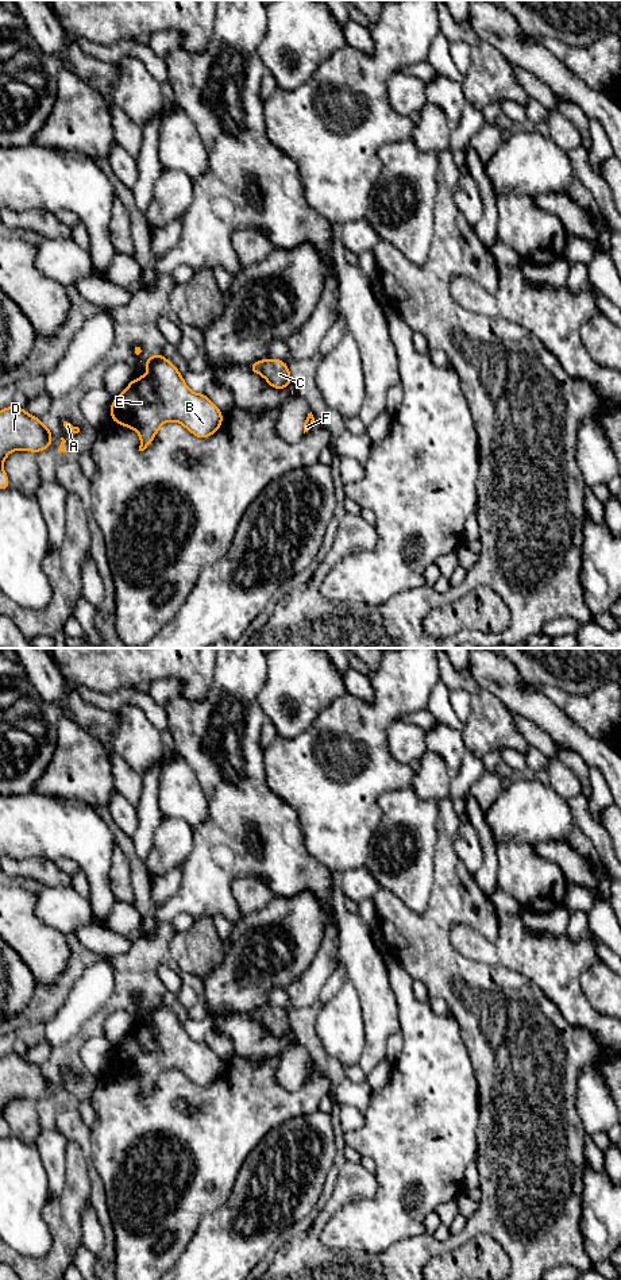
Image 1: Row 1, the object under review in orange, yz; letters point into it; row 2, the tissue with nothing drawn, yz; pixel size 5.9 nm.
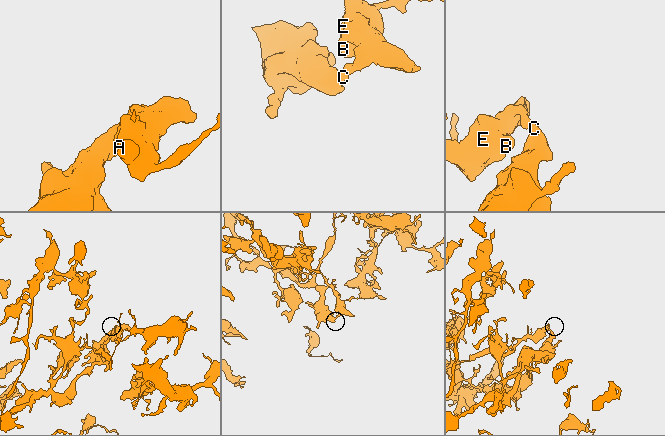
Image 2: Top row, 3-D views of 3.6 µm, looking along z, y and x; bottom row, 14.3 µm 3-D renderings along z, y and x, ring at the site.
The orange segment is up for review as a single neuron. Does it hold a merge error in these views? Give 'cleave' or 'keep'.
cleave

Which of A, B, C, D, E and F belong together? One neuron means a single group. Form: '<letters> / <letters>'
A B D E / C F

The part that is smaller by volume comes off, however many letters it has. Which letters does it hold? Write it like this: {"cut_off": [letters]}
{"cut_off": ["A", "B", "D", "E"]}

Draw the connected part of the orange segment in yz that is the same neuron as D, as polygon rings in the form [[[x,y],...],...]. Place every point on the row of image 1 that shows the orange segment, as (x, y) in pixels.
[[[9,405],[0,410],[0,490],[11,487],[7,473],[3,470],[4,459],[16,450],[40,452],[51,447],[53,431],[22,406]]]

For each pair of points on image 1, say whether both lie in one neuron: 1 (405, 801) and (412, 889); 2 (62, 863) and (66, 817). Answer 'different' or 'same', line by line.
1: same
2: different

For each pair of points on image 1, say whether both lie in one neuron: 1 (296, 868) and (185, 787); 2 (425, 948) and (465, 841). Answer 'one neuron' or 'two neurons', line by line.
1: two neurons
2: two neurons

